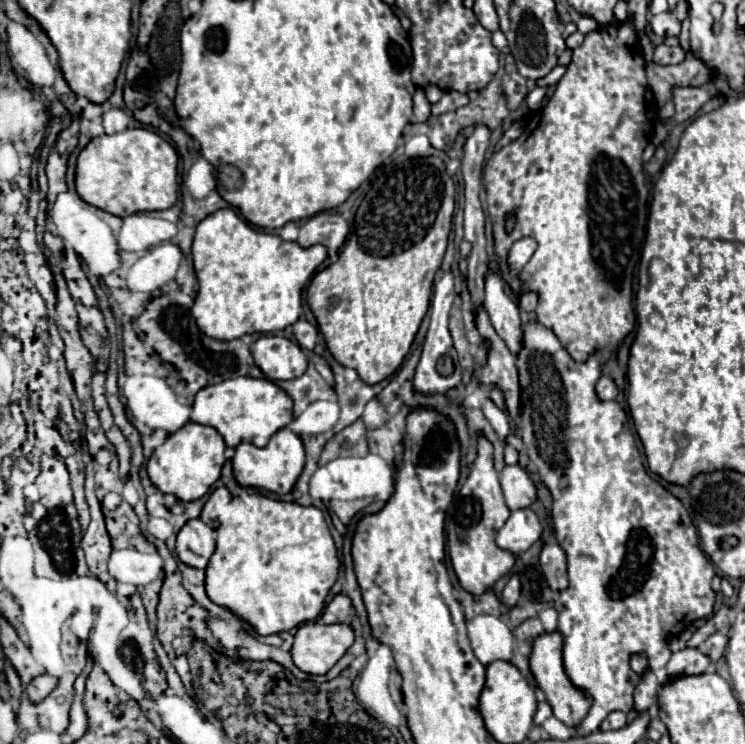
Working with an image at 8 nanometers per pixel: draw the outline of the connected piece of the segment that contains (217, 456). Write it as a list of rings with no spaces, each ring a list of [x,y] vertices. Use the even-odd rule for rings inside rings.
[[[188,423],[180,431],[168,435],[166,443],[160,445],[152,457],[148,459],[148,475],[150,481],[162,491],[172,493],[180,501],[196,501],[208,493],[212,483],[220,477],[224,457],[224,439],[214,427],[206,427],[200,423]]]

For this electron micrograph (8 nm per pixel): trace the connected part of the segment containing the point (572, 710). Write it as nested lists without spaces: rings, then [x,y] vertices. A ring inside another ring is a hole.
[[[560,631],[542,633],[542,635],[538,635],[534,639],[532,655],[530,655],[530,669],[534,673],[534,679],[536,679],[538,687],[546,693],[546,699],[554,709],[554,717],[560,719],[568,727],[576,727],[584,719],[584,715],[588,713],[590,699],[582,691],[578,691],[570,683],[568,675],[564,673],[564,665],[562,665],[562,635],[560,635]]]

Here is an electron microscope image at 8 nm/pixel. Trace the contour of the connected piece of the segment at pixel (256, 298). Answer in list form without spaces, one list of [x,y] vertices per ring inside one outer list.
[[[228,207],[208,215],[204,221],[198,223],[194,243],[192,243],[192,257],[196,257],[196,277],[200,283],[196,303],[192,307],[192,315],[208,337],[220,341],[232,341],[246,333],[274,333],[282,331],[288,325],[296,323],[302,315],[302,289],[312,279],[318,265],[326,259],[328,249],[324,245],[300,247],[296,241],[284,241],[280,235],[262,233],[250,227],[238,213]]]

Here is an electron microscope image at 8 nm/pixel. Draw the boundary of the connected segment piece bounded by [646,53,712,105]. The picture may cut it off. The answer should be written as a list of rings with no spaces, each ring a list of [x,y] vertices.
[[[688,53],[684,63],[678,63],[678,65],[660,67],[656,63],[648,63],[646,75],[648,75],[648,83],[656,95],[658,105],[664,105],[666,101],[670,101],[672,87],[676,85],[700,87],[708,83],[712,79],[712,67],[706,67],[706,63],[700,57]]]

